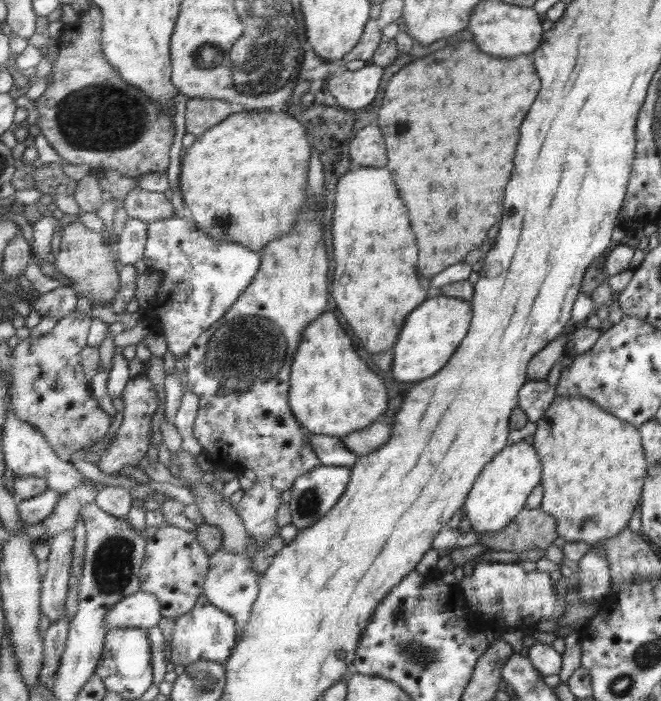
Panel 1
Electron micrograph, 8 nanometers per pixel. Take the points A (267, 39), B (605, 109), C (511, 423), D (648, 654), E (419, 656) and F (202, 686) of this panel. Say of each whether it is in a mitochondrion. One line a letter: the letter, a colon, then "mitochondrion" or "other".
A: mitochondrion
B: other
C: other
D: mitochondrion
E: mitochondrion
F: mitochondrion

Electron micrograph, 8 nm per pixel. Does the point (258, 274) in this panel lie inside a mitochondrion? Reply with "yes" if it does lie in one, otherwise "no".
no

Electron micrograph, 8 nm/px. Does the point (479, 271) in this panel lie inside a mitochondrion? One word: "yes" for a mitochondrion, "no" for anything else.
no

